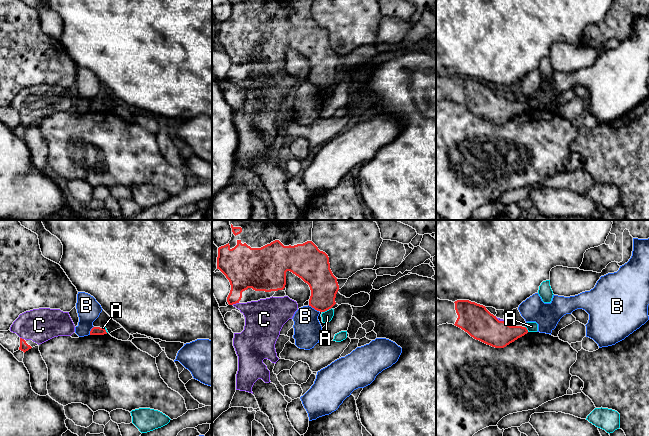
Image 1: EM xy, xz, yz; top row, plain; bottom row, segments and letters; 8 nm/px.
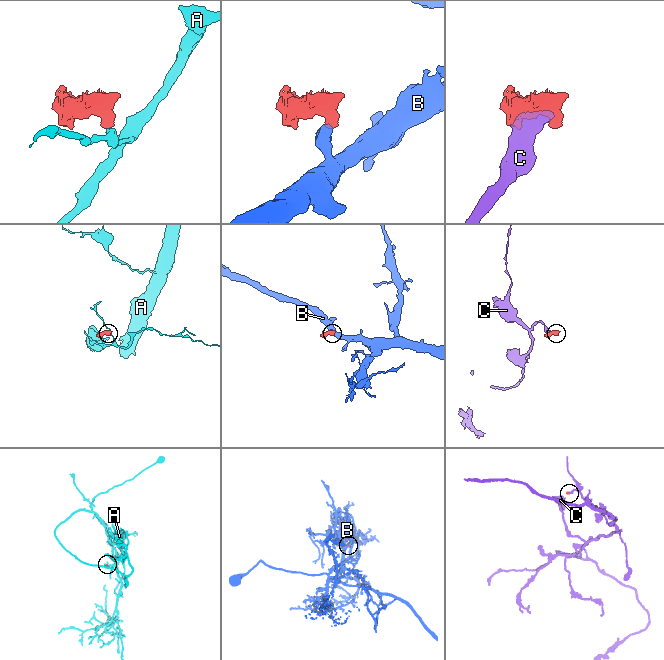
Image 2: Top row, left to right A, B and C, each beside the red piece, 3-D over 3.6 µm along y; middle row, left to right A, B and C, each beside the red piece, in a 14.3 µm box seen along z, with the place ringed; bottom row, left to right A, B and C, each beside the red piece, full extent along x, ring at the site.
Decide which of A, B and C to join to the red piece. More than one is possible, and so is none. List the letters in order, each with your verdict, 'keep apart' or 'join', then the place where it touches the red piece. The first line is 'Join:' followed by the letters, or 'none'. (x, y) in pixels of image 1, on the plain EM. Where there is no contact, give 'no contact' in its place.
Join: C
A: keep apart | xz (326, 86)
B: keep apart | xz (313, 83)
C: join | xz (235, 79)

